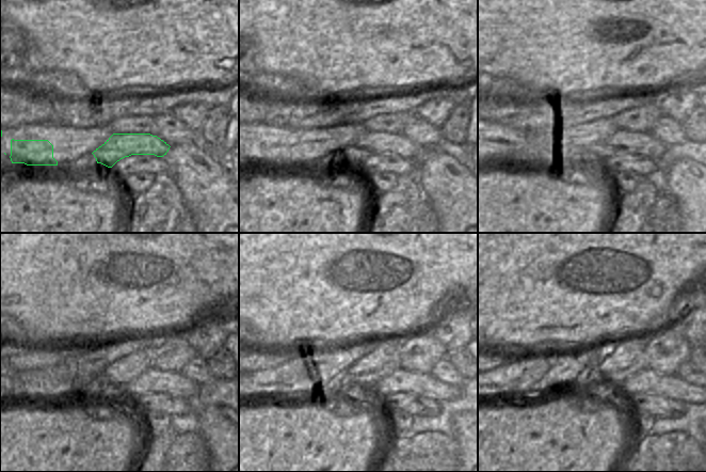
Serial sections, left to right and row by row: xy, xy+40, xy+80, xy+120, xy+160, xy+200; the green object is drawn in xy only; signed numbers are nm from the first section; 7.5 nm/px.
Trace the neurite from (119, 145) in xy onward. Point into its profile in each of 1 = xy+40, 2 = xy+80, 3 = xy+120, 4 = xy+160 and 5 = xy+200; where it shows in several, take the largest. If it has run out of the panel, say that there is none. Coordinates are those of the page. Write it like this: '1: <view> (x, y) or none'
1: xy+40 (373, 142)
2: xy+80 (624, 142)
3: xy+120 (153, 381)
4: xy+160 (424, 384)
5: xy+200 (669, 386)

